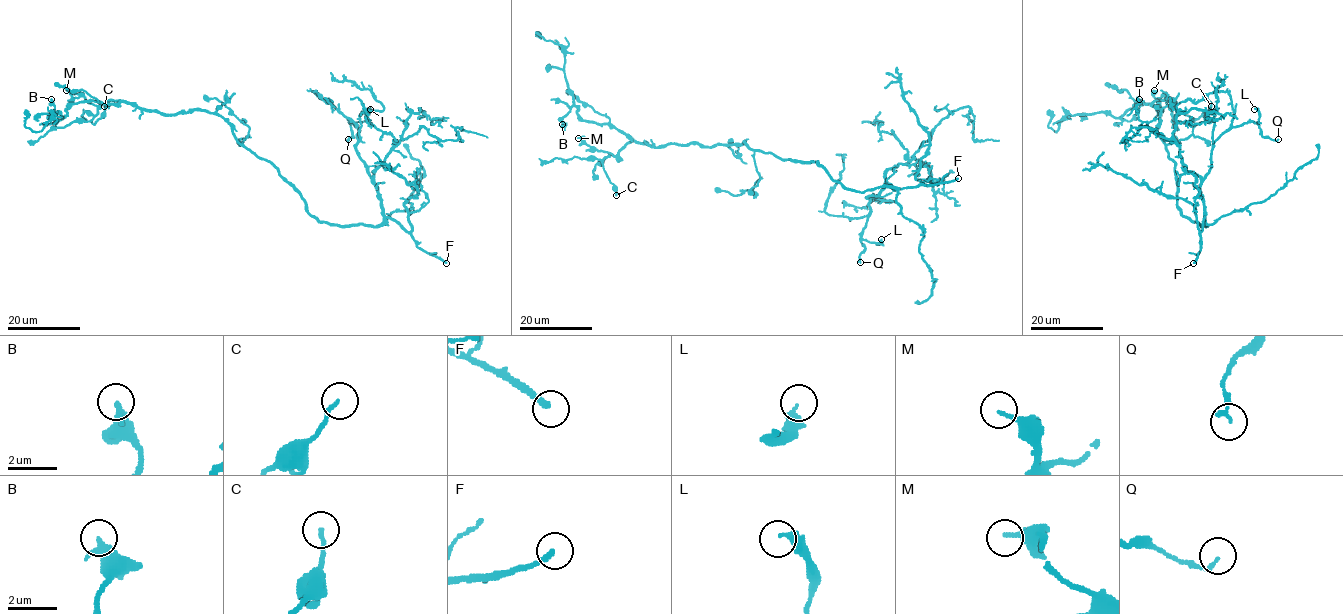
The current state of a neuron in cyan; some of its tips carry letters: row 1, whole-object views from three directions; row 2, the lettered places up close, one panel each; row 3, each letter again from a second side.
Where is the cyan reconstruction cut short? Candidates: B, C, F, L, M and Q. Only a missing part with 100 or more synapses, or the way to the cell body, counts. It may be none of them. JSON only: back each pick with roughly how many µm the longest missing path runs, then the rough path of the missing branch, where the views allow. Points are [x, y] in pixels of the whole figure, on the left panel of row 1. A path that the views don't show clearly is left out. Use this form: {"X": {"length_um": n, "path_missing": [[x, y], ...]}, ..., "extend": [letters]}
{"F": {"length_um": 120}, "extend": ["F"]}

